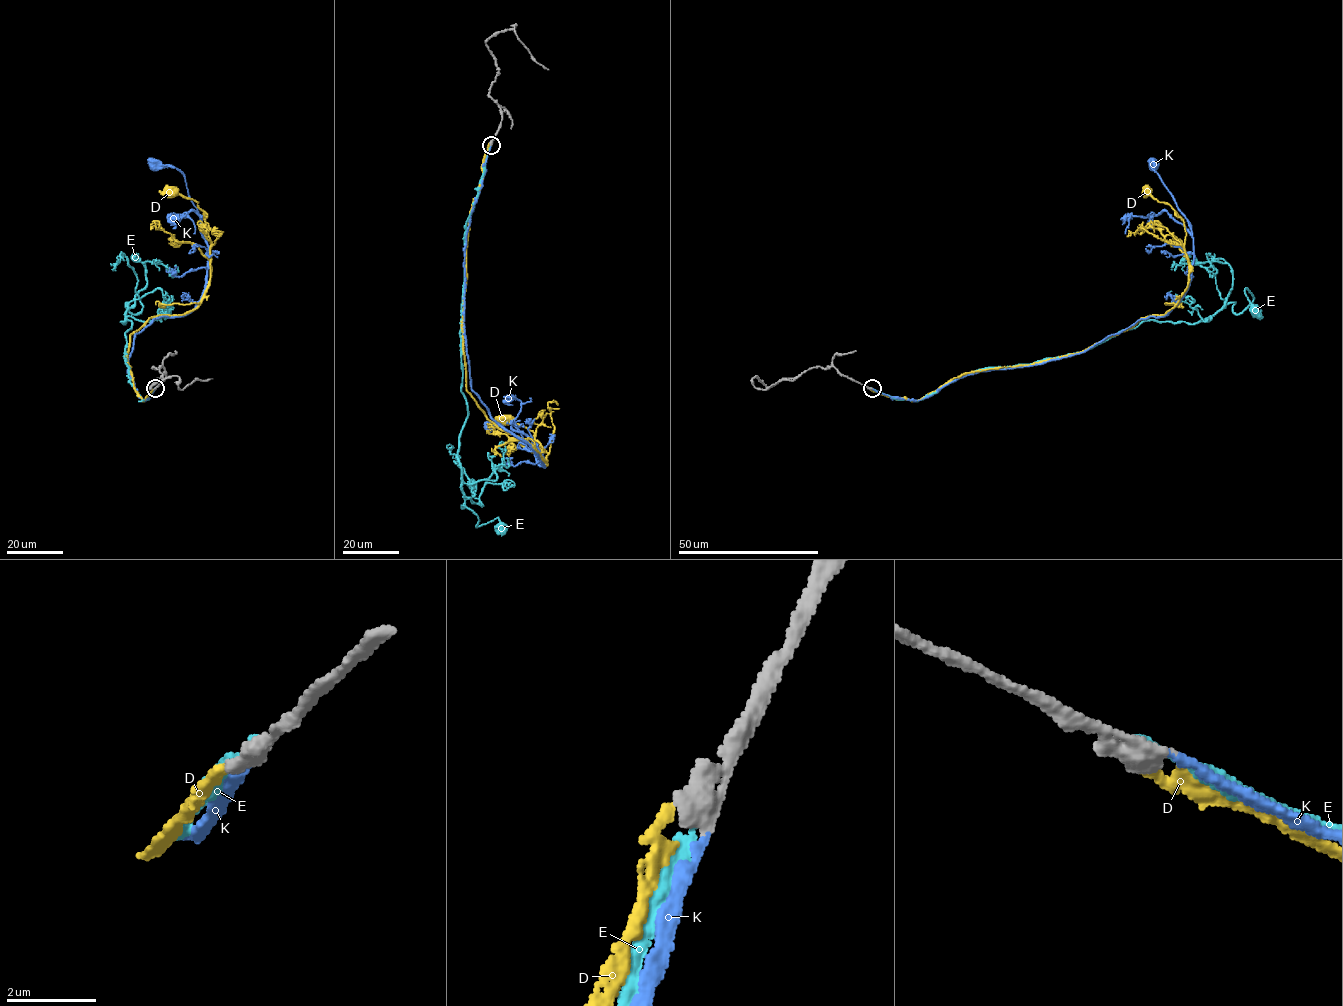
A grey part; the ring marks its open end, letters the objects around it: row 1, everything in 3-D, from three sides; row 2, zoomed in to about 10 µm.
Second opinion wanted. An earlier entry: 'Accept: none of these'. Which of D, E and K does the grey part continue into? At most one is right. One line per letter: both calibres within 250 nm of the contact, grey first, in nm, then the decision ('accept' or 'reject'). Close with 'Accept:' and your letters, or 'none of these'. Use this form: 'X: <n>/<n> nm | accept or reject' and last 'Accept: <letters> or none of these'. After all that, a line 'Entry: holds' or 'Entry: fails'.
D: 600/260 nm | reject
E: 650/180 nm | reject
K: 500/190 nm | accept
Accept: K
Entry: fails

